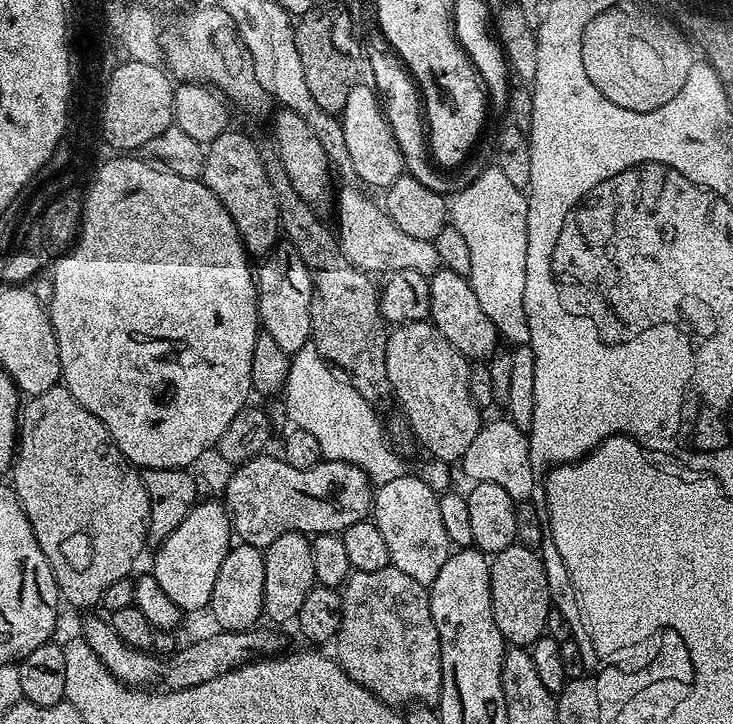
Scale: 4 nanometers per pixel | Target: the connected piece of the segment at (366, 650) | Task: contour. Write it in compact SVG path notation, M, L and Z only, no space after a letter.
M392 565L382 570L353 571L341 591L343 598L342 622L334 637L335 659L340 668L370 690L384 704L403 706L412 703L435 703L441 692L441 642L433 614L430 613L429 591Z

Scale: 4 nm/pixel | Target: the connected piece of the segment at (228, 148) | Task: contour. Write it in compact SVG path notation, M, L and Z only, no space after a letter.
M235 130L226 131L214 138L204 154L202 182L215 194L218 202L222 202L226 214L230 214L244 250L252 258L267 256L282 236L278 202L274 198L274 190L270 190L266 170L260 161L261 155L261 149L256 149L255 142L246 133Z

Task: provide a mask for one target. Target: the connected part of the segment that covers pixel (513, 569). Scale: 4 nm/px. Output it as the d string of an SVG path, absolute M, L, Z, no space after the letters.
M517 542L495 553L490 560L490 598L494 622L509 645L531 646L539 636L545 635L548 615L554 609L539 551Z

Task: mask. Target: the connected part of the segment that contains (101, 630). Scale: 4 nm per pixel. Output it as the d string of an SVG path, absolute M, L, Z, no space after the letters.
M92 616L84 624L82 638L98 654L102 666L114 674L116 680L129 686L156 686L160 679L164 679L163 687L168 690L189 688L190 686L202 686L202 682L210 682L210 678L218 678L222 674L241 668L249 660L259 657L261 654L272 654L277 651L276 636L271 632L271 627L257 626L247 632L213 631L213 636L204 636L197 644L188 644L177 647L176 651L167 657L163 664L161 657L149 654L147 651L126 646L118 634L114 634L111 623L107 619L99 620Z

